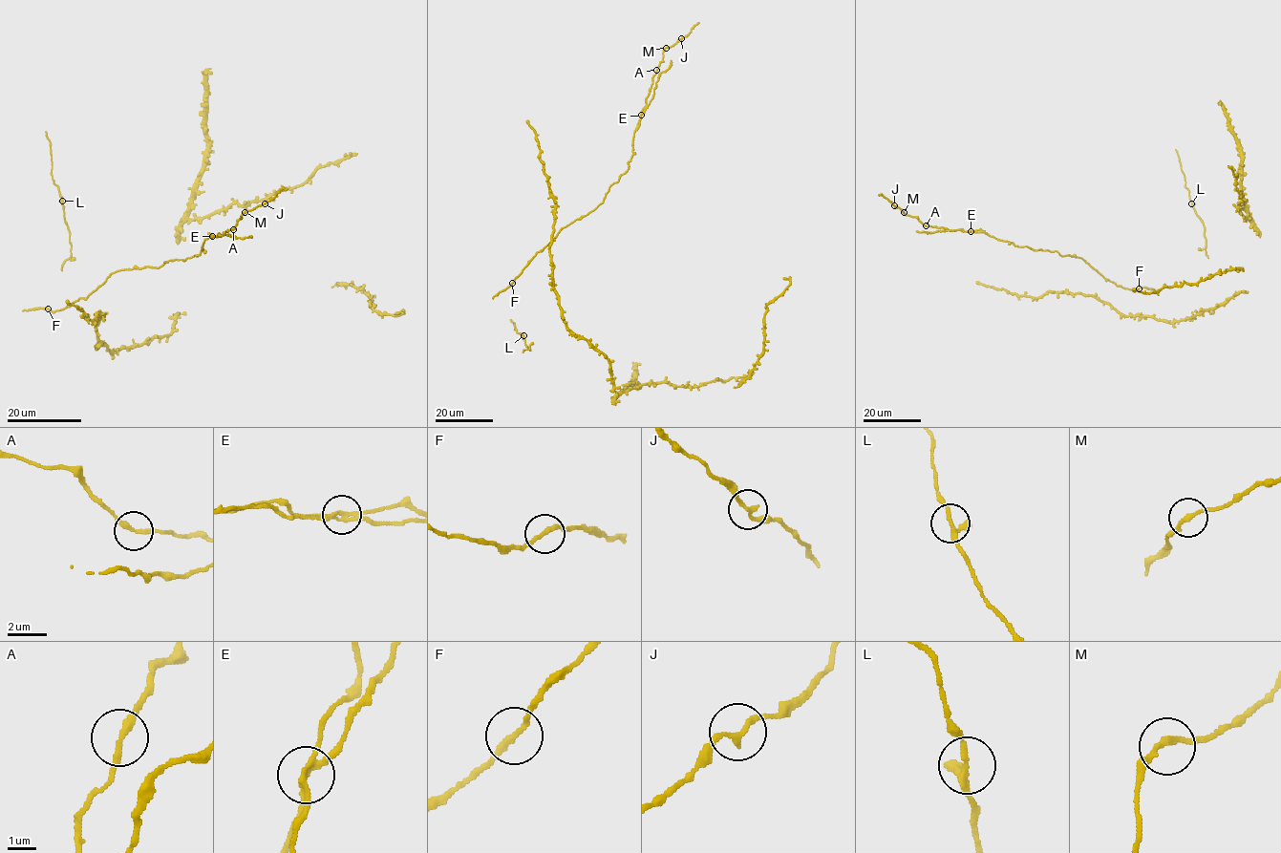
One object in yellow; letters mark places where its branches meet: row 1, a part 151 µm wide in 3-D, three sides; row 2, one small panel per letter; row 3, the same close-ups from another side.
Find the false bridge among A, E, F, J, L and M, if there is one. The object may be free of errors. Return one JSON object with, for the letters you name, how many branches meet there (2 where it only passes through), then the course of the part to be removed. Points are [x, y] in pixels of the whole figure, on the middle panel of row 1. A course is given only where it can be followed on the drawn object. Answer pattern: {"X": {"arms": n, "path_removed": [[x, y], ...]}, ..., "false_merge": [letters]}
{"E": {"arms": 3, "path_removed": [[640, 115], [652, 97], [658, 74], [669, 68], [671, 60]]}, "false_merge": ["E"]}

